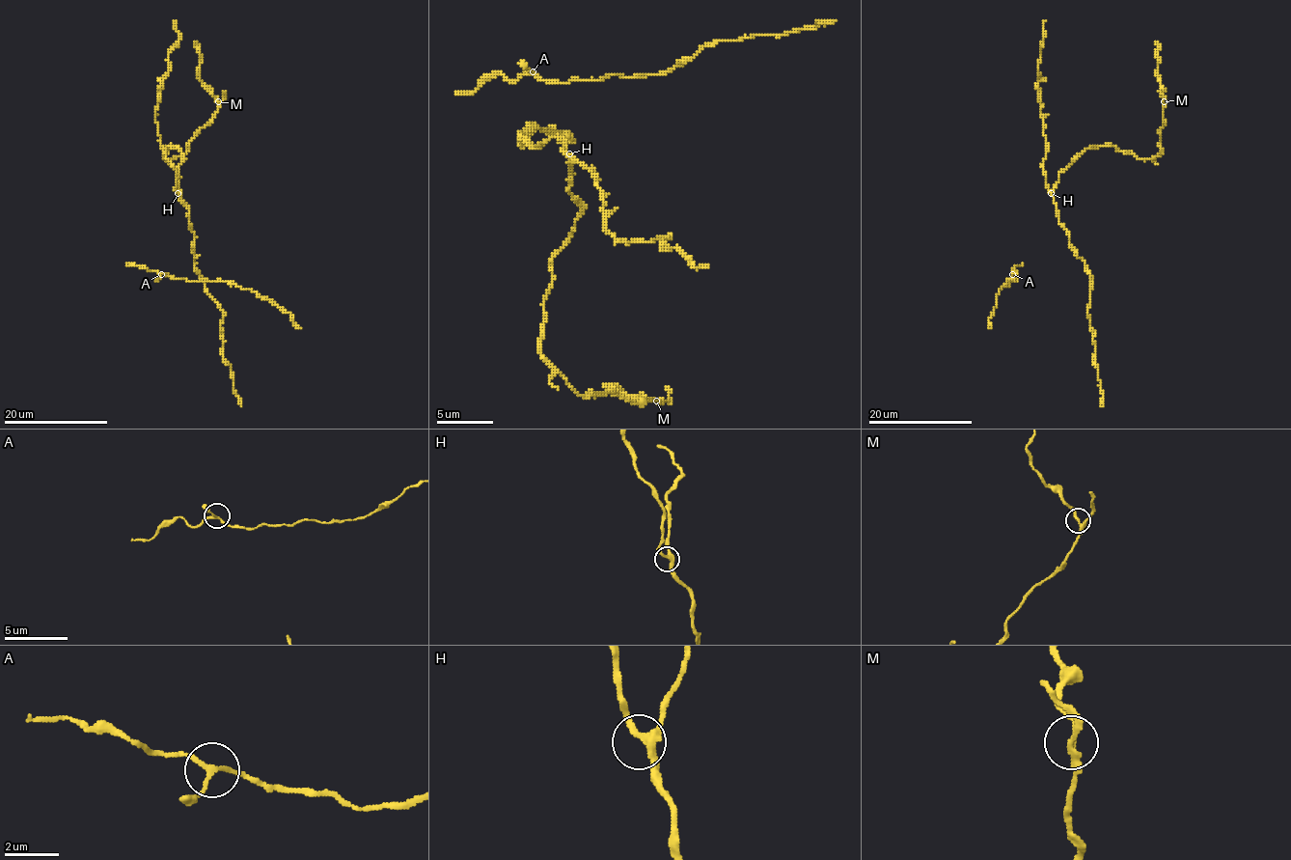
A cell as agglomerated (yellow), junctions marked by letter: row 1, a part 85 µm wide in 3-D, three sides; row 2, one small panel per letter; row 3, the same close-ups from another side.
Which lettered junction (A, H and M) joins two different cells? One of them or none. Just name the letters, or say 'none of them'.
M

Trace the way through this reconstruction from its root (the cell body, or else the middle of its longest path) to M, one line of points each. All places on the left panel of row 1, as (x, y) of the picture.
M: (178, 182), (183, 156), (178, 148), (168, 147), (166, 159), (184, 152), (216, 114), (218, 102)

